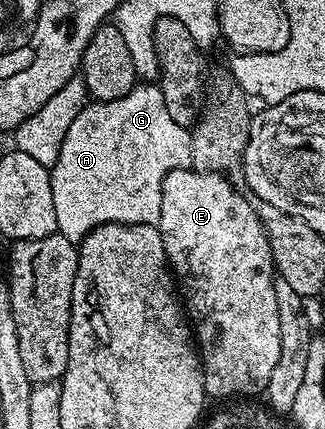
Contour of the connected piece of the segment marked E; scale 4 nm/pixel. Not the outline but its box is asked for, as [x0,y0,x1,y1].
[158,168,280,399]

